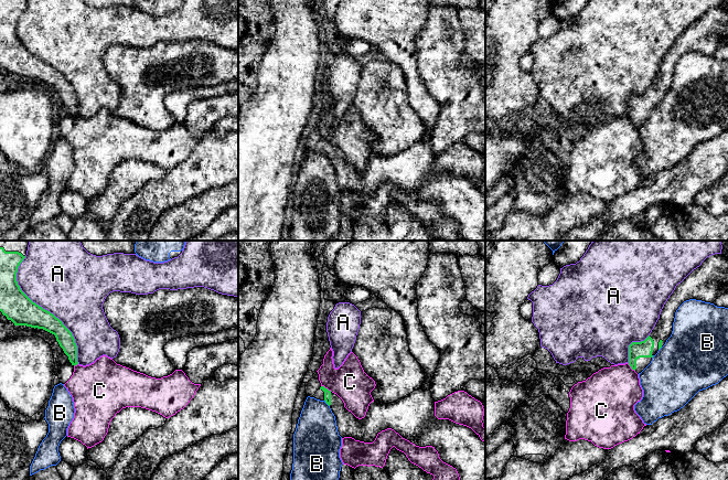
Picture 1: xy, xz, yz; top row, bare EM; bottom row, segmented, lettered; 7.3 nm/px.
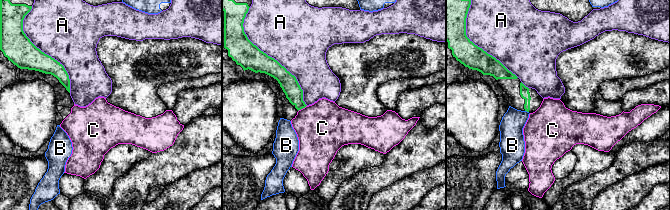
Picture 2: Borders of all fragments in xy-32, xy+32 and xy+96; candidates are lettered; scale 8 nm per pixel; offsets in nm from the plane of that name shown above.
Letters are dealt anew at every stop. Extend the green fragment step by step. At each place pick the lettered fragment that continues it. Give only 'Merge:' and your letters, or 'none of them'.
Merge: none of them

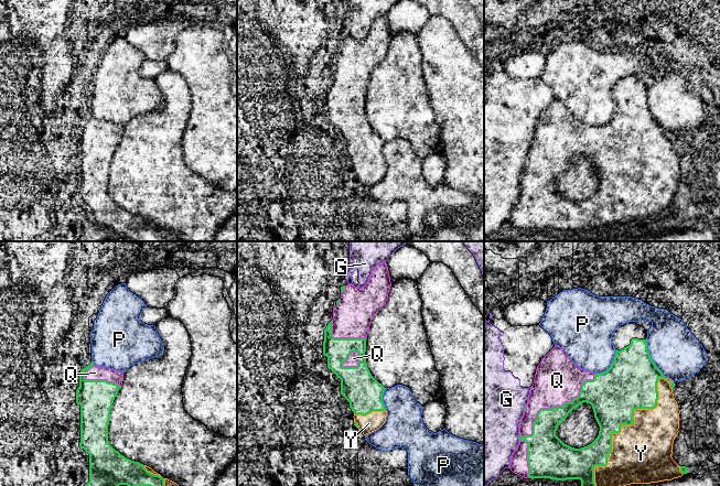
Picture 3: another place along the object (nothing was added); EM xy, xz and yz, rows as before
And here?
Merge: Q, Y

